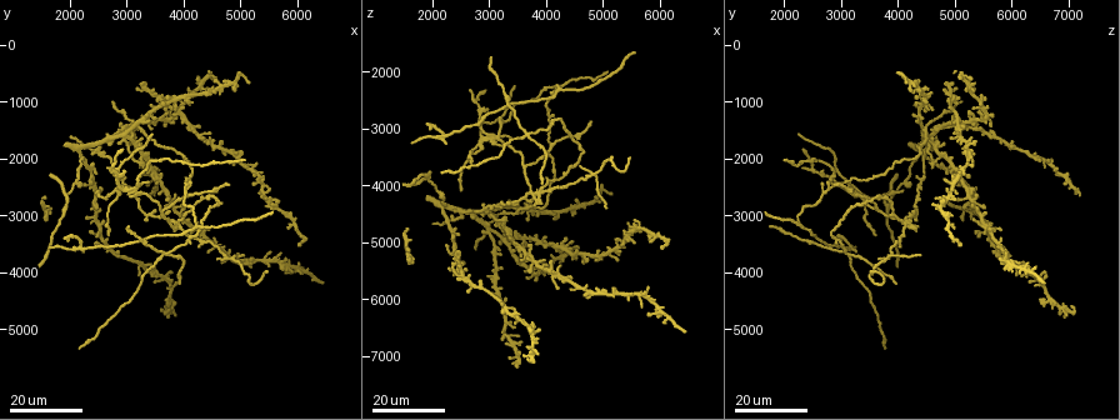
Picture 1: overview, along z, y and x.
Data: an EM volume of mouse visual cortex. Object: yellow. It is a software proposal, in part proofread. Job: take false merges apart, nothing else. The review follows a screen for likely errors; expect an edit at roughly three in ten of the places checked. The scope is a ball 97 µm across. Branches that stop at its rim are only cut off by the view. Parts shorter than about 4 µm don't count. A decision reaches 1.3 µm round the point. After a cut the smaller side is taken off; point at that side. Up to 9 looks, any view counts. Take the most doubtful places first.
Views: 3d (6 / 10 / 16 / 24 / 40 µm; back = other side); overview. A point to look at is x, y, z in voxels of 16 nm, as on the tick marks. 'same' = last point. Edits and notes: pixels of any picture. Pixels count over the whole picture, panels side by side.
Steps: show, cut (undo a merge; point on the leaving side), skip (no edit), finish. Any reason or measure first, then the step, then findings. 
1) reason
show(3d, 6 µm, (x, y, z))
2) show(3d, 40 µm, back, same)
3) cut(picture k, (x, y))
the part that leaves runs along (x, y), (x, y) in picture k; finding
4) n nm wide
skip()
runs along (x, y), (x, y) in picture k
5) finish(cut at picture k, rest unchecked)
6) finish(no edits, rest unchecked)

a fork
show(3d, 16 µm, (4250, 3150, 2350))

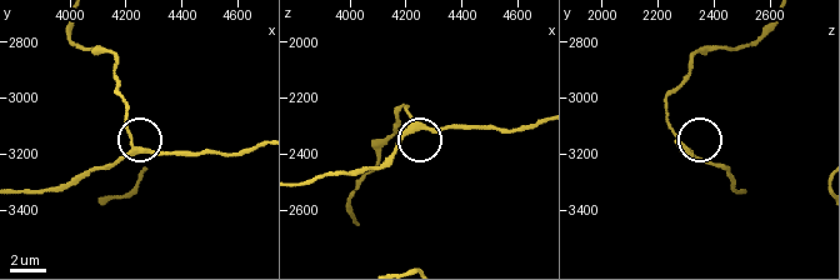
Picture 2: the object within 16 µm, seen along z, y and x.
show(3d, 10 µm, (4220, 3210, 2310))

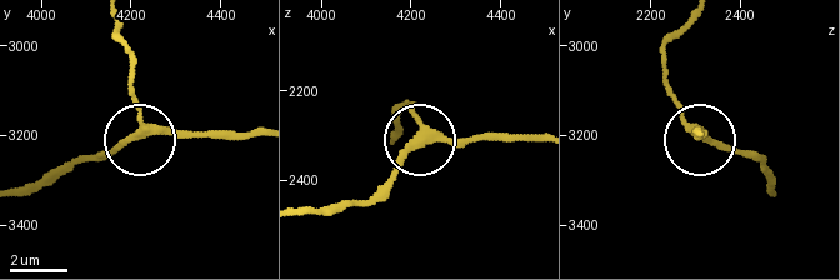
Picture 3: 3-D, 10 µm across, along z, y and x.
skip()
runs along (115, 25), (131, 54), (141, 138), (236, 133) in picture 3; one neuron here

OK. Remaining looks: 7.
four arms meet
show(3d, 24 µm, (2150, 3600, 3100))

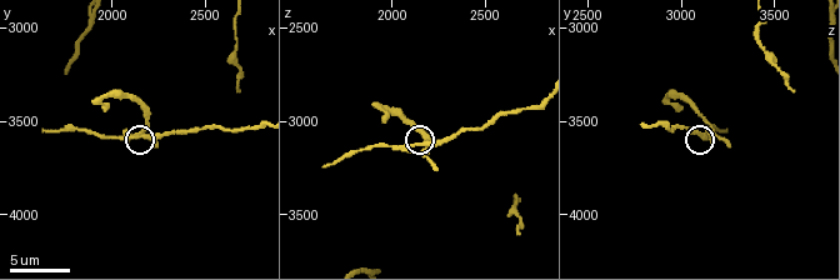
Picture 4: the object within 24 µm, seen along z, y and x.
show(3d, 6 µm, (2100, 3580, 3140))

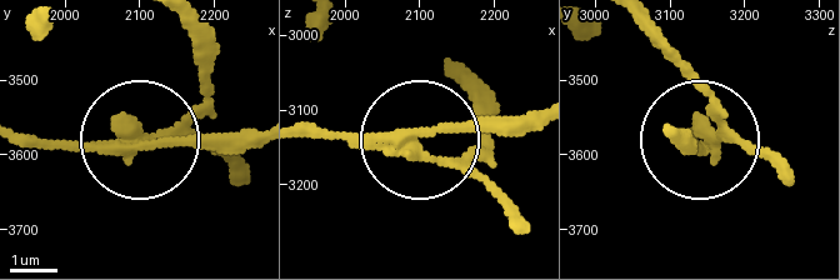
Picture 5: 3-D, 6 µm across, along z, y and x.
4 arms
cut(picture 5, (183, 118))
the part that leaves runs along (113, 138), (156, 130), (191, 103), (204, 66), (188, 30) in picture 5; two neurons meet here

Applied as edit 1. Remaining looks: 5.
three arms meet
show(3d, 24 µm, (3200, 1400, 4450))

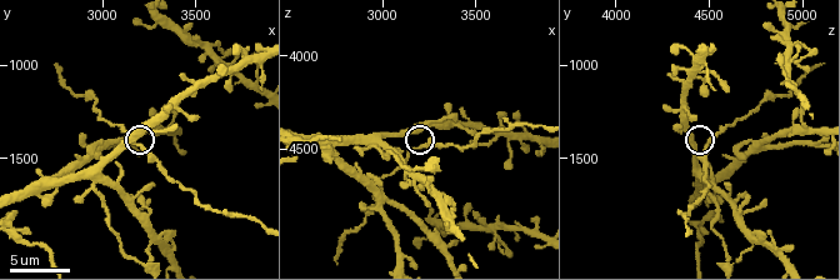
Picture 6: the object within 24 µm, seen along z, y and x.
show(3d, 10 µm, (3160, 1400, 4500))

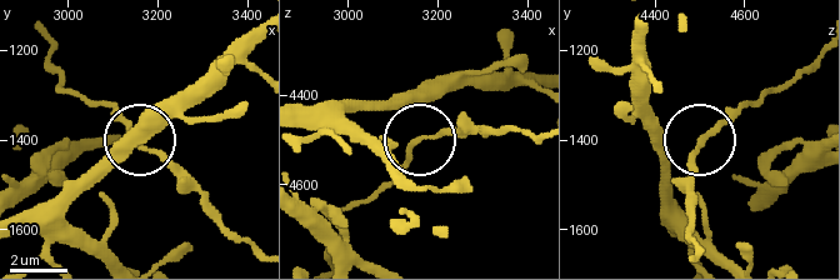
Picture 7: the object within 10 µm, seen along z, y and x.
skip()
all the same neuron

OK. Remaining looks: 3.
small branch off a trunk
show(3d, 16 µm, (4100, 3400, 2900))

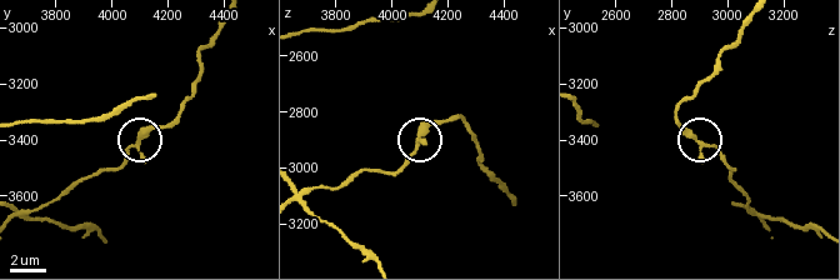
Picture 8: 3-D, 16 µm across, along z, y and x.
closer look
show(3d, 10 µm, (4090, 3410, 2900))

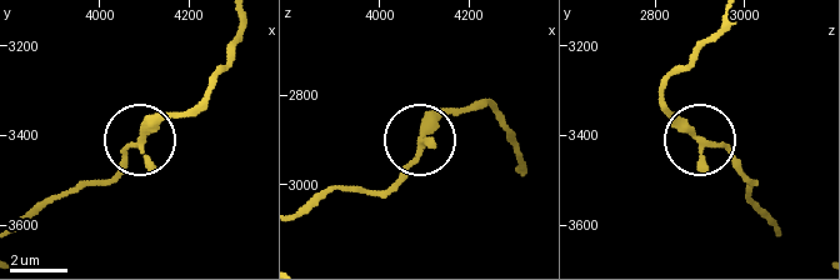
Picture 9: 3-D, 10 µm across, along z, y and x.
3 arms
skip()
continuous, no second neuron

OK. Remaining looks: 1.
finish(cut at picture 5, rest unchecked)

